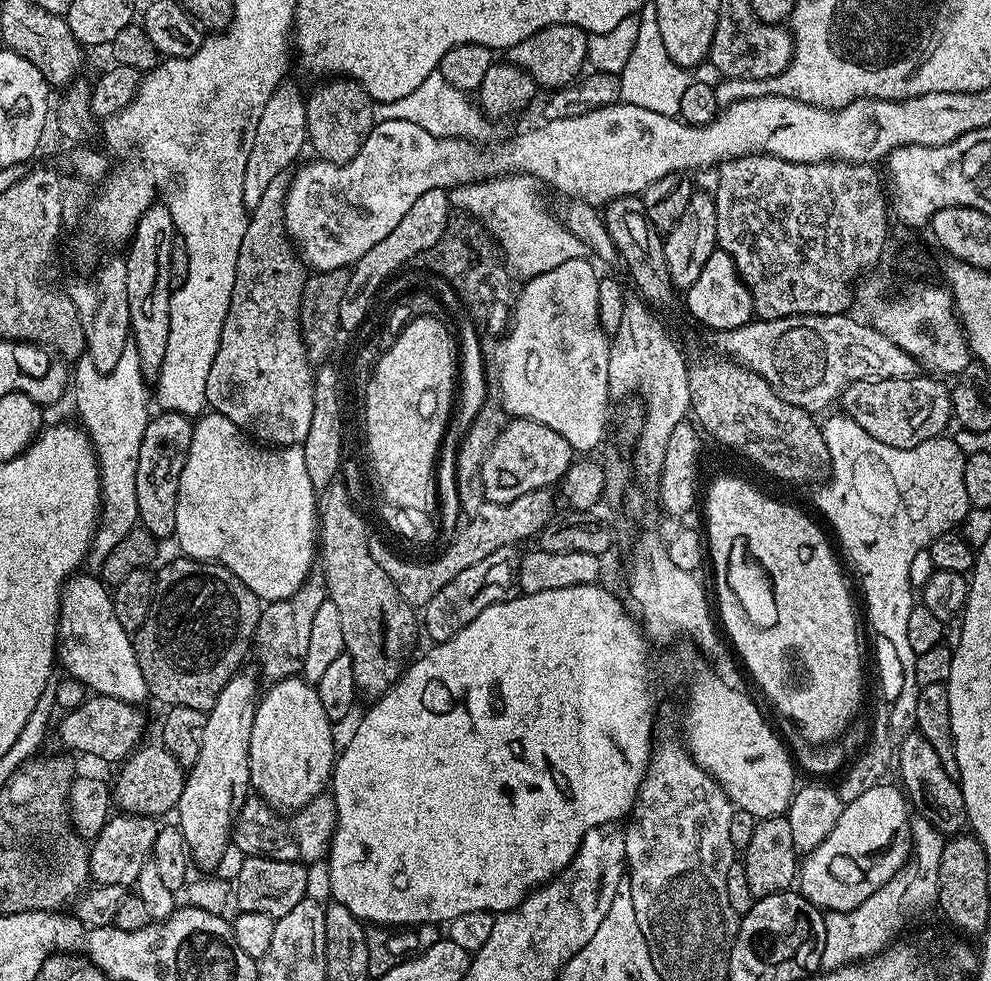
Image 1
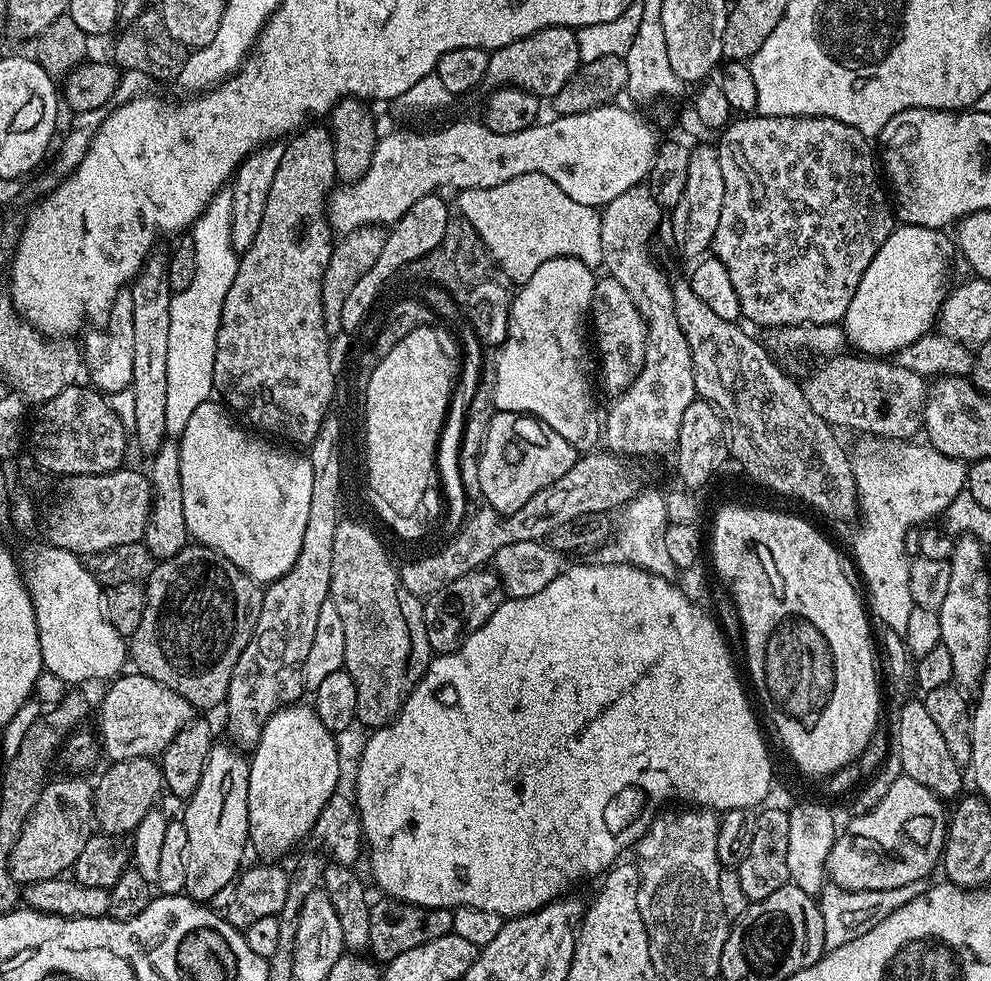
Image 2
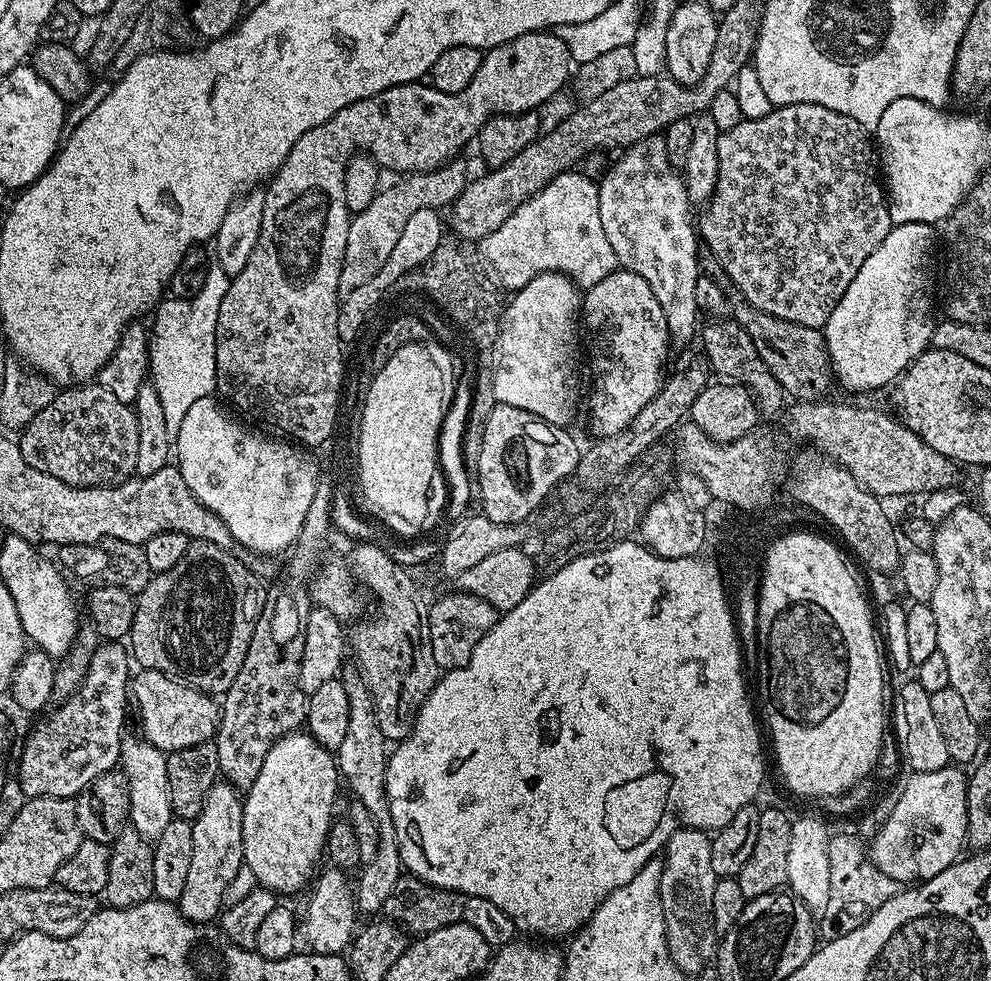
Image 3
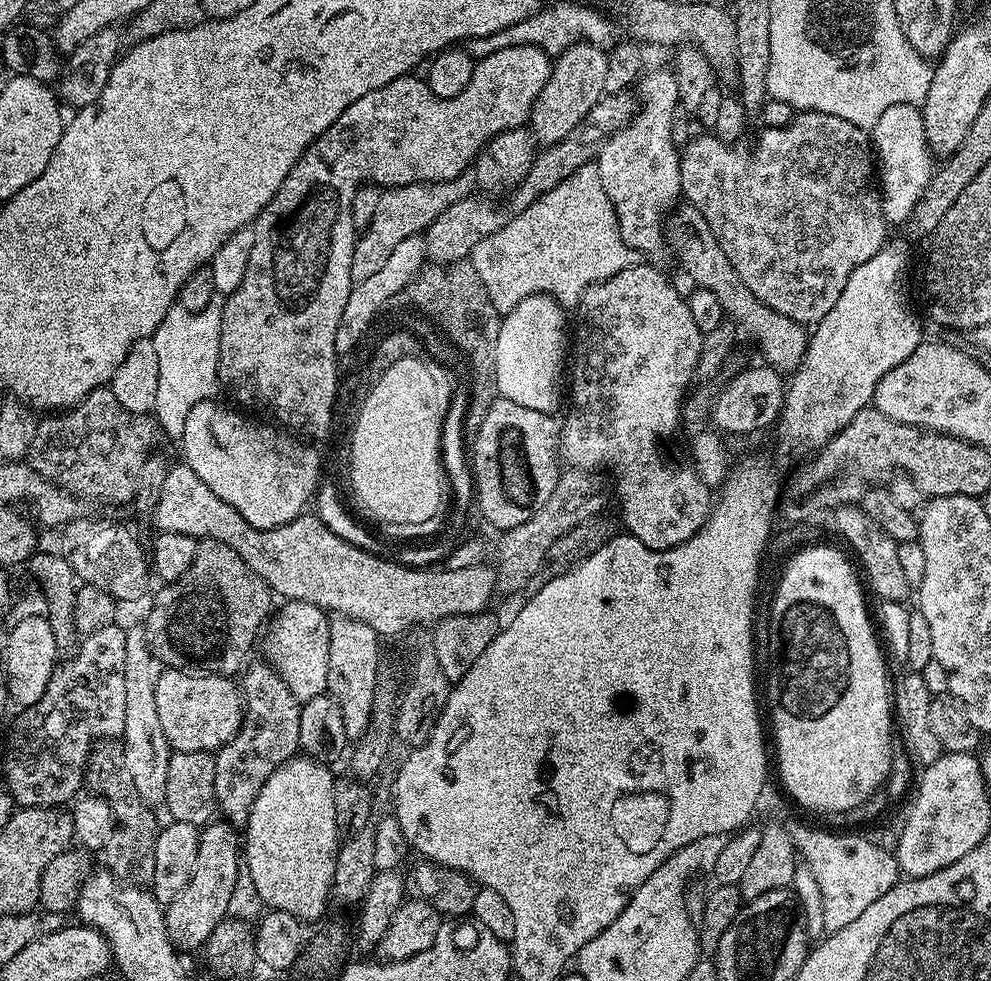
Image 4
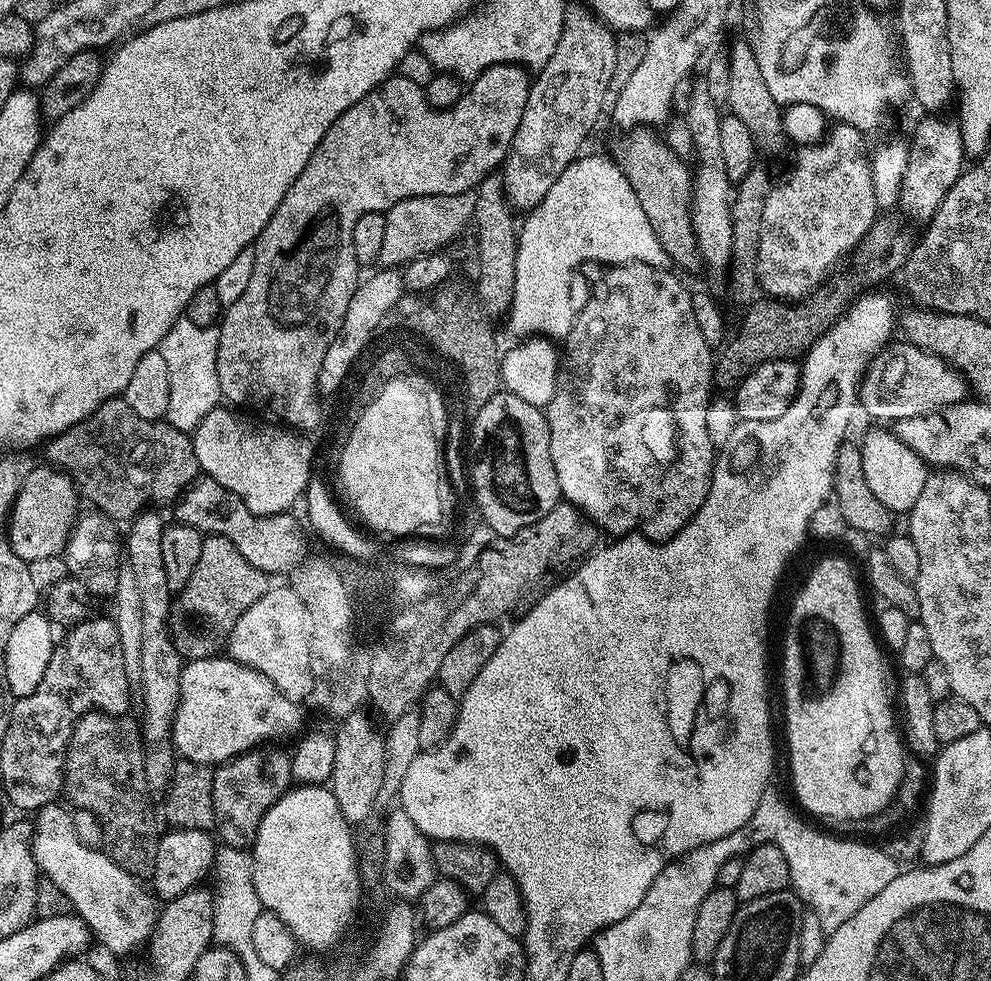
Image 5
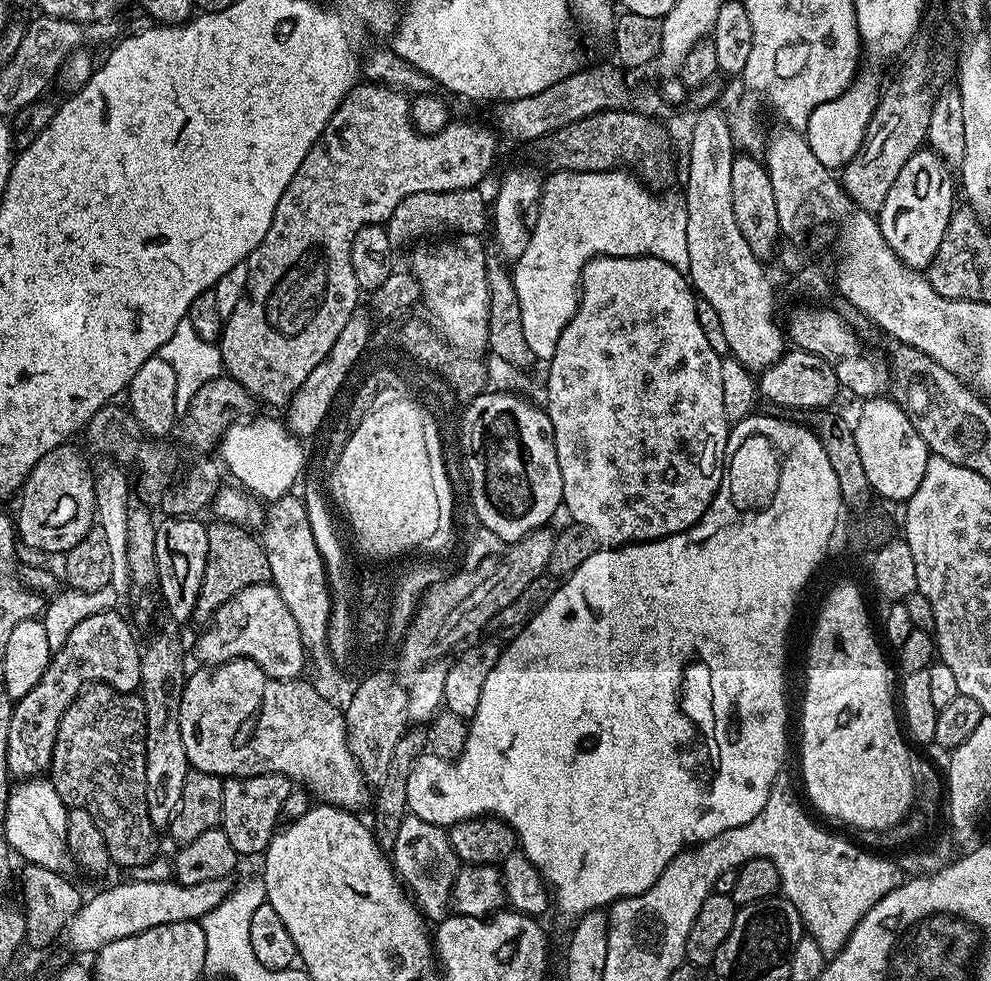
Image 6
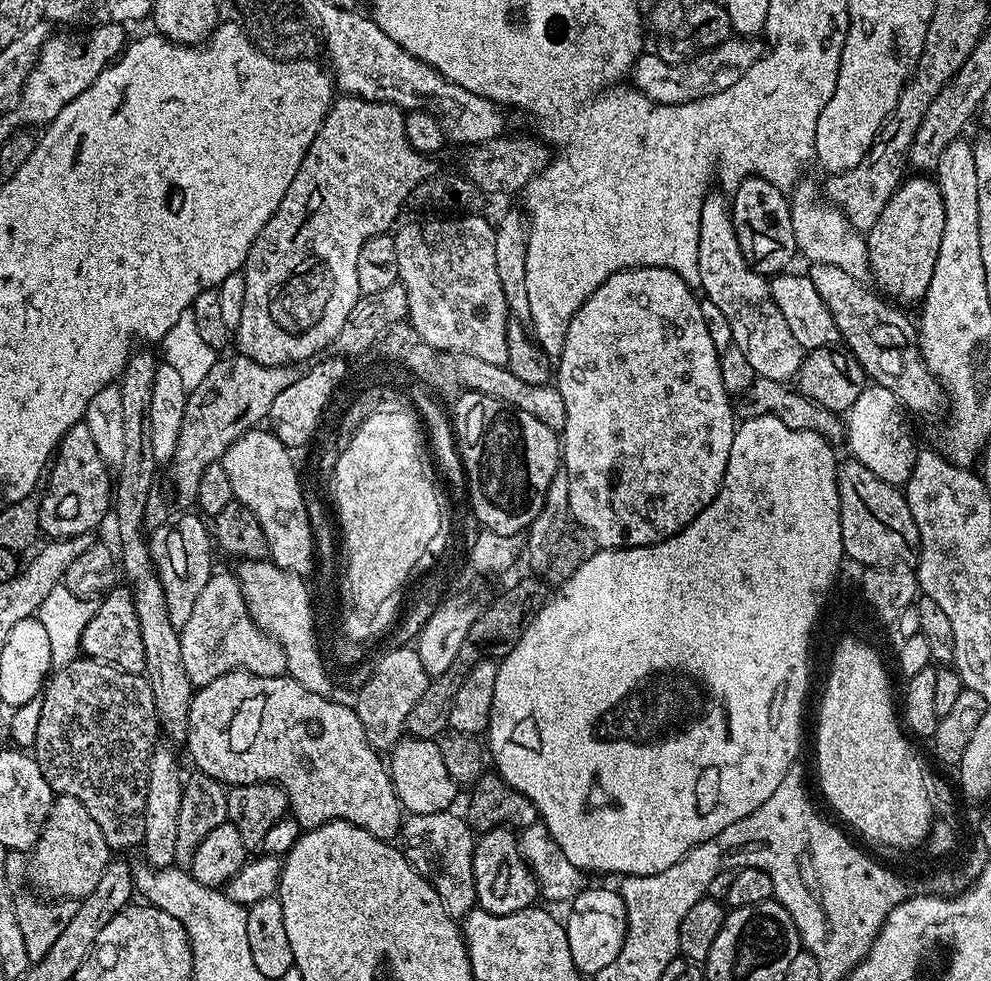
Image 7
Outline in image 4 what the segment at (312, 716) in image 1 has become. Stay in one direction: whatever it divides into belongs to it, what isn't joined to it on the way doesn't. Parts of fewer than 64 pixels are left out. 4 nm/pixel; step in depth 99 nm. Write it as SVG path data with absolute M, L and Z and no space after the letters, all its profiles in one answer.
M297 754L292 757L292 759L287 760L286 763L283 764L281 768L278 770L274 770L274 774L270 774L270 778L266 780L266 786L262 786L262 790L258 794L258 798L254 802L254 806L250 810L250 818L248 819L248 823L246 825L246 831L248 833L243 833L242 836L242 860L245 865L248 866L250 876L254 880L254 887L258 890L258 894L261 896L263 903L267 905L269 909L277 908L278 910L286 910L286 914L294 914L297 916L301 922L309 922L308 920L316 920L320 915L323 914L324 911L328 908L328 900L330 904L330 897L332 896L332 883L334 882L334 878L336 877L336 856L340 853L340 845L342 843L342 837L340 835L340 831L338 830L338 822L336 821L336 807L334 806L334 794L336 793L336 780L334 779L334 775L332 776L332 772L329 765L327 763L321 763L315 759L309 759L308 756L304 754Z

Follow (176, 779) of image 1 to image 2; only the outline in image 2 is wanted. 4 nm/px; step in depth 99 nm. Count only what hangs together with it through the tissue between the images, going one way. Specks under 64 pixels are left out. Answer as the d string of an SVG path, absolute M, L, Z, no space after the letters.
M151 756L118 760L107 766L109 768L101 774L100 781L94 784L94 824L101 833L124 838L135 832L138 822L157 807L156 799L165 791L164 776L160 773L159 763Z

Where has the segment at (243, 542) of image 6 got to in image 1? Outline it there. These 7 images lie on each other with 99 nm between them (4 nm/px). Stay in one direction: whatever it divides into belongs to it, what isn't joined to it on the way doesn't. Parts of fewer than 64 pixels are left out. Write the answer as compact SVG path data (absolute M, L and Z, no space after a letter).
M179 558L180 560L172 560L165 566L161 572L155 573L156 593L152 599L150 606L150 614L146 618L146 622L134 634L134 643L136 645L136 657L138 658L138 666L142 666L142 678L146 678L146 686L148 687L148 695L154 701L161 700L164 706L190 706L190 710L198 710L207 714L214 706L214 702L218 702L218 694L222 694L222 690L226 686L226 682L230 682L230 678L241 671L244 655L249 655L250 649L253 647L256 638L256 627L260 621L260 613L262 611L262 601L259 596L255 596L252 591L230 570L226 570L220 564L214 564L207 560L189 560L187 558Z

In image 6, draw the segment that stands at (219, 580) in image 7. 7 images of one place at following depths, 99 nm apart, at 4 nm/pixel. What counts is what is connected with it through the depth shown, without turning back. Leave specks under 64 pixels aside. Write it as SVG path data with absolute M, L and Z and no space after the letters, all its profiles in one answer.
M255 584L246 586L234 598L227 600L207 621L204 633L196 640L196 656L204 666L224 664L228 660L253 660L267 676L275 680L295 680L301 675L306 662L304 639L300 637L298 622L294 622L294 614L290 614L290 606L282 600L278 590L271 584Z

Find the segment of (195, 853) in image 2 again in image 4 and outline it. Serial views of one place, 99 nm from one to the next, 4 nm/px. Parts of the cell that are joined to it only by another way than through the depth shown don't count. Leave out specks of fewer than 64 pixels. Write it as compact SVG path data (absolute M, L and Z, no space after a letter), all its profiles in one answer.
M227 822L205 824L200 829L200 845L198 846L198 862L194 866L194 874L190 886L174 898L174 902L166 905L164 920L168 924L168 936L177 949L200 948L207 945L210 934L214 934L214 926L228 916L230 896L234 893L234 884L238 879L242 865L242 848L238 843L238 832Z

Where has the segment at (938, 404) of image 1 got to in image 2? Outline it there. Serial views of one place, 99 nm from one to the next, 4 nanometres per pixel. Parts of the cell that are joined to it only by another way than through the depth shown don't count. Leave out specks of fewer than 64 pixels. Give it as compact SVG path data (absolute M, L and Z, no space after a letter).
M837 354L831 358L825 359L824 364L808 381L803 381L802 387L804 389L804 397L806 402L810 402L810 410L814 410L814 414L818 414L818 418L822 418L827 424L831 424L833 429L841 430L840 428L853 428L856 432L864 432L860 434L867 434L872 438L879 438L882 440L906 440L911 441L915 432L919 433L922 428L922 421L924 418L924 401L928 399L929 385L926 383L925 377L914 374L914 370L906 370L901 364L889 362L884 358L865 358L860 354Z

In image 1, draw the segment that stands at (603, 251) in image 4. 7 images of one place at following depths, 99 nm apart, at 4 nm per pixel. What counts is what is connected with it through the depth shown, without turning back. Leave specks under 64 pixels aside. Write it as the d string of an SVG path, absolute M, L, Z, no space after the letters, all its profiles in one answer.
M509 174L475 184L461 184L448 192L448 203L453 209L474 217L488 229L492 239L510 262L519 265L520 272L542 274L562 266L562 262L582 260L590 250L564 225L563 219L548 213L544 205L541 185L533 176Z

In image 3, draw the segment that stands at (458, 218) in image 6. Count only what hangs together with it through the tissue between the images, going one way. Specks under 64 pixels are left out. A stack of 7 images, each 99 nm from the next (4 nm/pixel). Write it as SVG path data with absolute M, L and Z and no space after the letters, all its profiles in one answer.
M453 158L447 164L436 168L433 172L414 172L405 175L397 184L381 187L374 202L366 206L366 210L355 213L348 221L346 234L346 254L342 258L342 274L338 277L338 290L341 297L348 296L350 290L358 290L386 266L386 258L398 243L398 234L406 227L407 220L418 210L434 208L447 209L462 194L467 186L470 173L468 164L461 158Z

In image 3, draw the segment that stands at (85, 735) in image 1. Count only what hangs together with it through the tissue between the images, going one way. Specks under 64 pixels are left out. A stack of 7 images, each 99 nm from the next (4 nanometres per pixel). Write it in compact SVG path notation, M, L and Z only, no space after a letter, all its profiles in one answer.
M153 668L137 671L130 680L130 696L134 701L134 712L140 715L144 727L143 739L165 754L177 752L186 746L198 746L198 742L213 739L220 724L221 705L211 695L193 688L172 676Z

